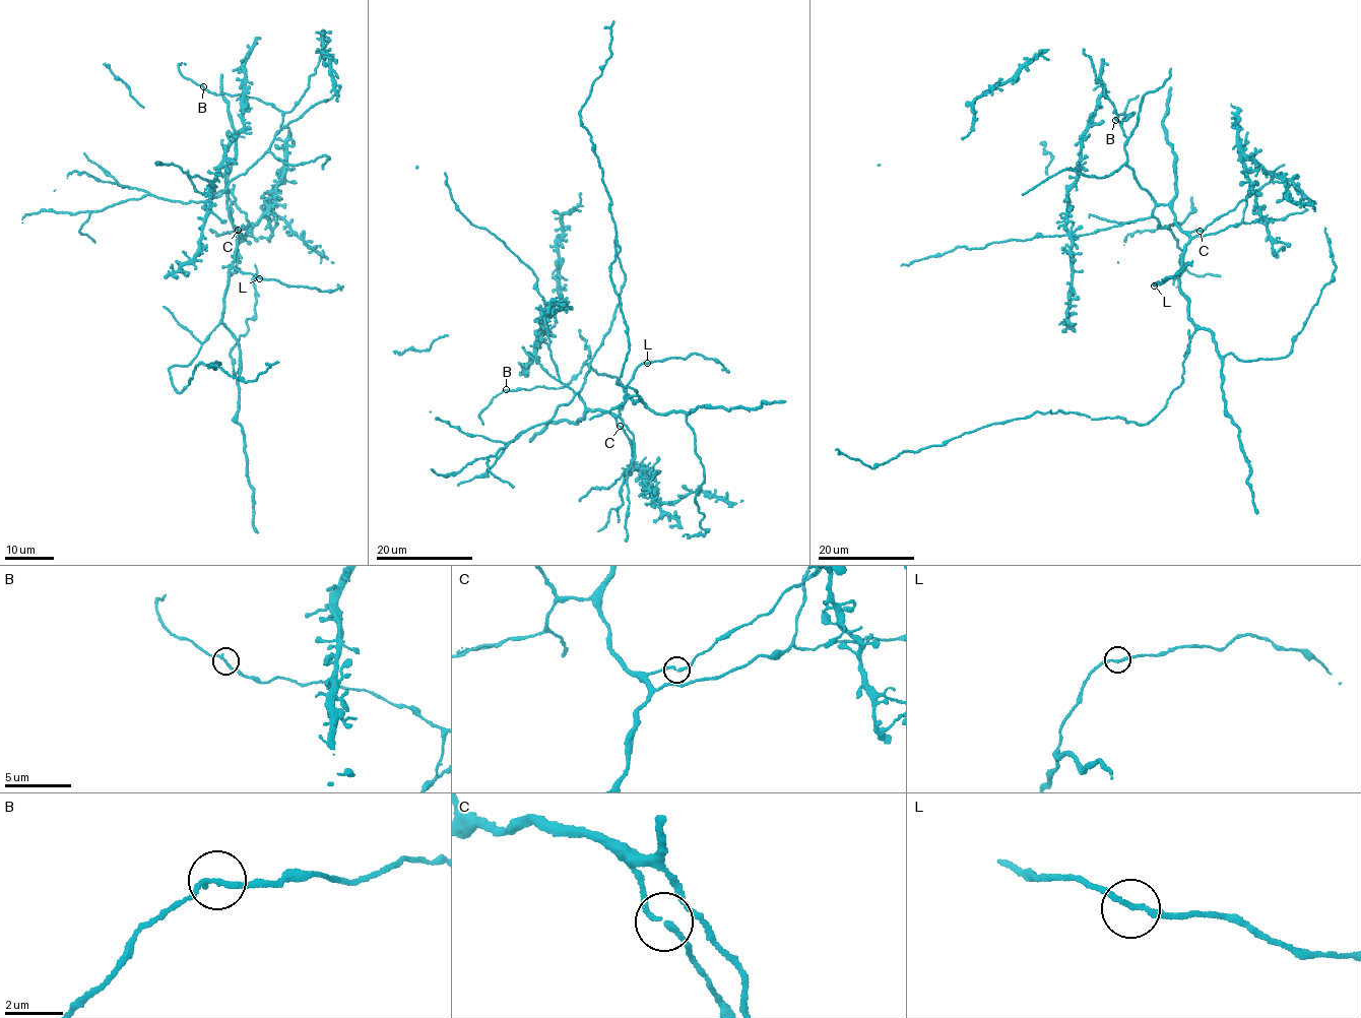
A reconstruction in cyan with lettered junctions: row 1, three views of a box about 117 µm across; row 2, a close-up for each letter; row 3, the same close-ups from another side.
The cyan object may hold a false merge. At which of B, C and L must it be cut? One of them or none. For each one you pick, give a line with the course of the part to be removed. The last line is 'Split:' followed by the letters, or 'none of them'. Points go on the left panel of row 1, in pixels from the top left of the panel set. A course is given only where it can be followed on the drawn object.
Split: none of them

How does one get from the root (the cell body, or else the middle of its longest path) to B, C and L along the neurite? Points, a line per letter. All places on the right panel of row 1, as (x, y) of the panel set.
B: (1189, 315), (1178, 274), (1189, 236), (1127, 164), (1122, 122), (1135, 113), (1115, 120)
C: (1189, 315), (1189, 301), (1179, 289), (1178, 271), (1189, 235), (1200, 231)
L: (1189, 315), (1189, 301), (1175, 275), (1155, 282), (1154, 285)

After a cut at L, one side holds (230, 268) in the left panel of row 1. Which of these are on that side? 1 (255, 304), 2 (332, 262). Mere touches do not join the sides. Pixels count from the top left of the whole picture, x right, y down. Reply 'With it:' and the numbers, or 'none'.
With it: 1, 2

